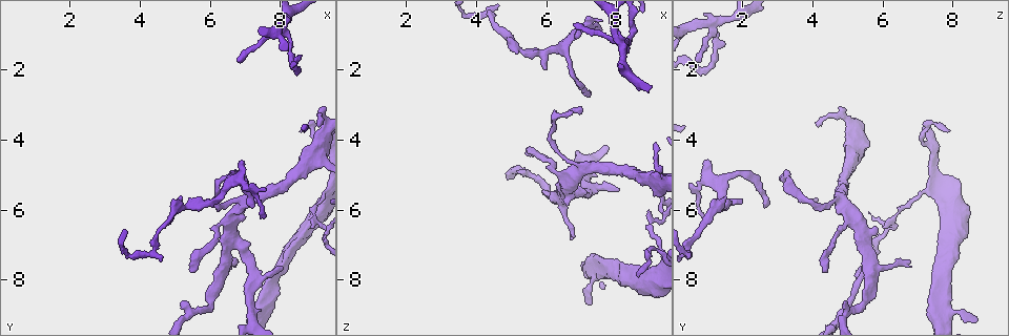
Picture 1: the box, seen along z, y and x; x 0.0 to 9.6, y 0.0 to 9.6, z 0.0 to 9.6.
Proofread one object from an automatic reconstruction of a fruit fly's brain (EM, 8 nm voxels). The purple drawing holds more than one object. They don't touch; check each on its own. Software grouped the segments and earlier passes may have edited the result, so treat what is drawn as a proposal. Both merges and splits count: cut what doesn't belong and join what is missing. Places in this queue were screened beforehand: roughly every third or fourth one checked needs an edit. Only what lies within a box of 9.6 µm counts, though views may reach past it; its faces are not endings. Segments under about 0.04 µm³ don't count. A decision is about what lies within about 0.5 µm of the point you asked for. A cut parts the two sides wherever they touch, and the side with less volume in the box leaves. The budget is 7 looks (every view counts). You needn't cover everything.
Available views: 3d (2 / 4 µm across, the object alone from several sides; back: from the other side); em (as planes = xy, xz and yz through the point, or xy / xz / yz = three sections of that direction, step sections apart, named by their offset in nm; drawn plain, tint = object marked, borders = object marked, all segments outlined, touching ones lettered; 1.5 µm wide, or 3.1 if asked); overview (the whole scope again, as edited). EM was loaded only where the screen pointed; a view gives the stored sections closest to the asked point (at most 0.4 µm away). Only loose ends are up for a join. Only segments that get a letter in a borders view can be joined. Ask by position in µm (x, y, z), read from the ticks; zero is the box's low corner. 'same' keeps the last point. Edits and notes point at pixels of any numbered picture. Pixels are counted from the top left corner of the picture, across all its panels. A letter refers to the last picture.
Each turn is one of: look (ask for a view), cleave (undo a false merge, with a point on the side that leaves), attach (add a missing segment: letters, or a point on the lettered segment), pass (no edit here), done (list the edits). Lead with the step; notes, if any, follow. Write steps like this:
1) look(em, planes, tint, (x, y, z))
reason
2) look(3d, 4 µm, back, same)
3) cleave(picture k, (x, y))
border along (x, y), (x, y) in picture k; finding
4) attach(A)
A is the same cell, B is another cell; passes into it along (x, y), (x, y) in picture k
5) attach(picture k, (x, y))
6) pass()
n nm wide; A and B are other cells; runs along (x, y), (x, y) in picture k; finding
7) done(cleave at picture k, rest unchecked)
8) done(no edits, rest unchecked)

look(em, planes, tint, (8.05, 0.75, 1.05))
two arms in line, one across

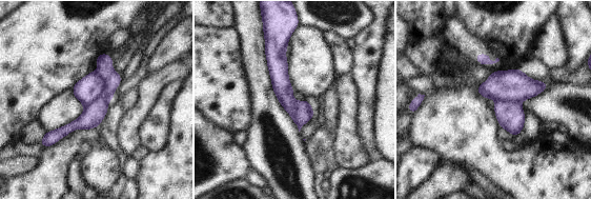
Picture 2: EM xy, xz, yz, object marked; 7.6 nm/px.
look(em, planes, borders, same)
what lies round it

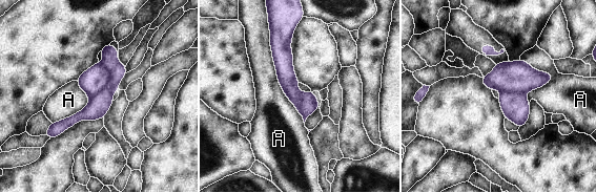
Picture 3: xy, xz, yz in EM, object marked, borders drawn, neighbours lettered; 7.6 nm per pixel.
cleave(picture 3, (95, 79))
A touches over 800 nm; A is another cell; border along (100, 62), (109, 81), (89, 98) in picture 3; two cells meet here

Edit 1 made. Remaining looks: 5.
look(overview)

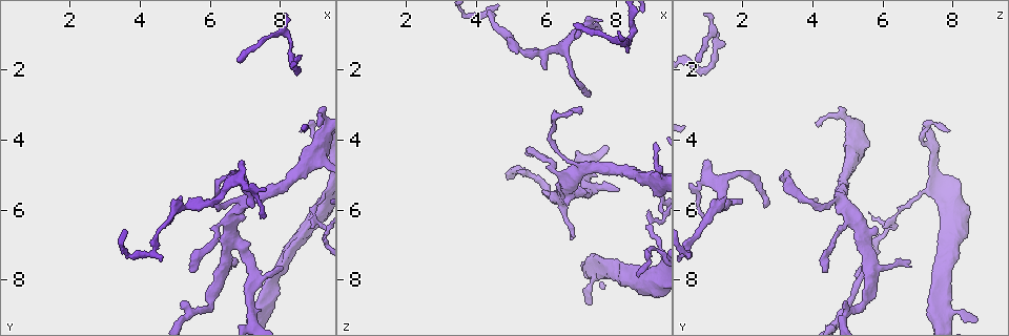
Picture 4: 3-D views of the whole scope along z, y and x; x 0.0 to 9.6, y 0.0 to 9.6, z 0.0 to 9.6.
look(3d, 2 µm, (7.00, 4.60, 0.85))

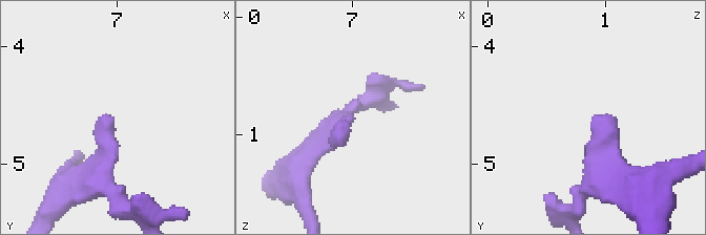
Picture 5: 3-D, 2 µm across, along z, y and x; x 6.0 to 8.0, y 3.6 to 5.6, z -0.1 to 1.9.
look(em, xz, step 4, tint, (6.94, 4.60, 0.88))
shape alone is not enough

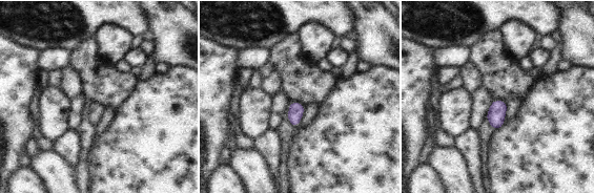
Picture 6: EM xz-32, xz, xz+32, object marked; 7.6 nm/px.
look(em, planes, borders, same)
another direction

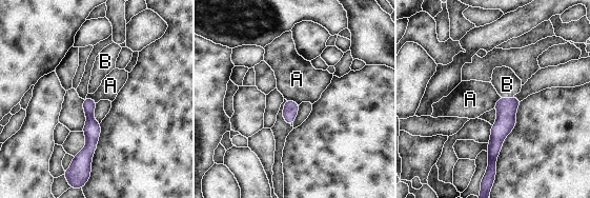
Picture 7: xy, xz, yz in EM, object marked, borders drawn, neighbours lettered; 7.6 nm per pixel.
attach(picture 7, (507, 84))
B is the same cell, A is another cell; passes into it along (506, 107), (507, 98), (507, 84) in picture 7; it goes on there

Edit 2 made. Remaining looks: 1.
done(cleave at picture 3, attach at picture 7, rest unchecked)

